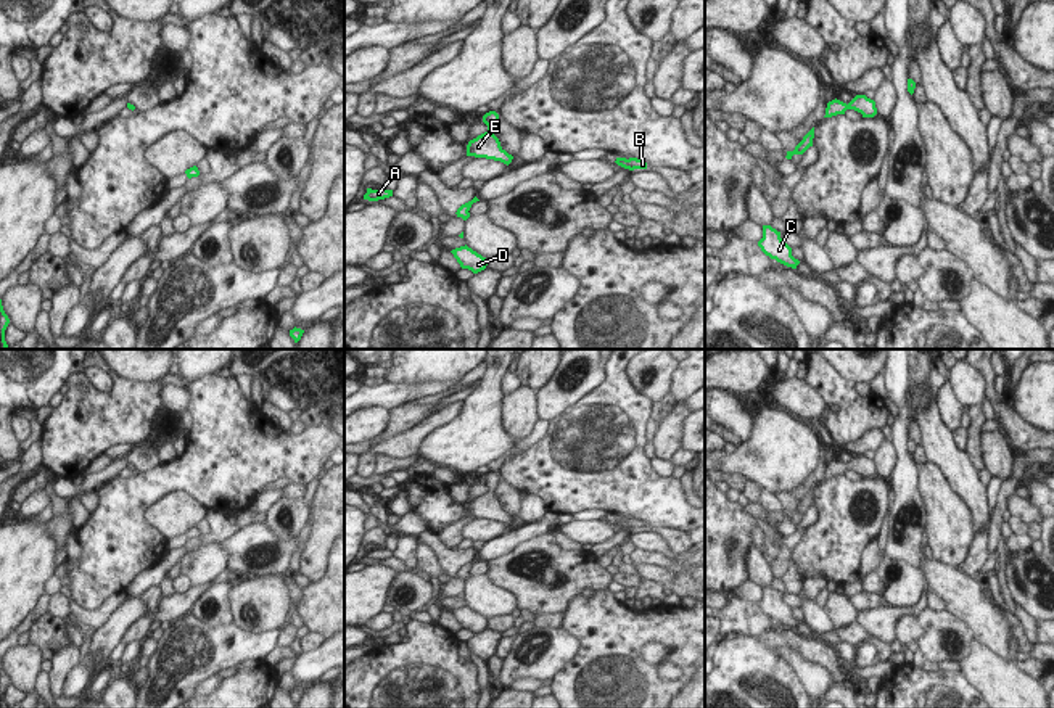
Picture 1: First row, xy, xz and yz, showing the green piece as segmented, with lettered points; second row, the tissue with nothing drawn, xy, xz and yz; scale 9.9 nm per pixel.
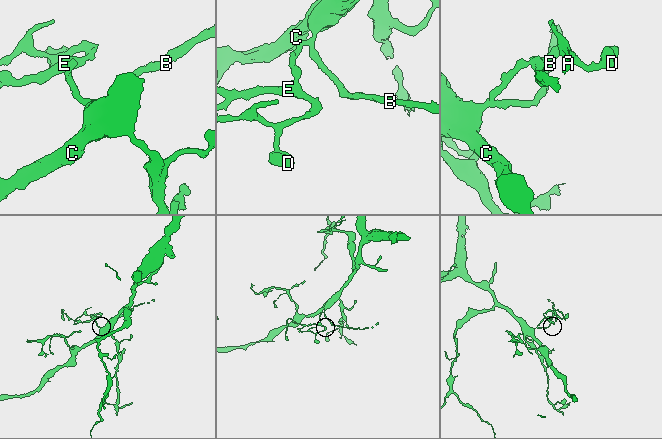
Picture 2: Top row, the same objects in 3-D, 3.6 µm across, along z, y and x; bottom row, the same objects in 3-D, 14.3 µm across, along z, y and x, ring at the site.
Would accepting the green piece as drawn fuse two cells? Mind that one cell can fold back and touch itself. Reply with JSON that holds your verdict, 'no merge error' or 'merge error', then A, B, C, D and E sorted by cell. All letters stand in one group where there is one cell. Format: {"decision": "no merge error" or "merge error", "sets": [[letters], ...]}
{"decision": "no merge error", "sets": [["A", "B", "C", "D", "E"]]}

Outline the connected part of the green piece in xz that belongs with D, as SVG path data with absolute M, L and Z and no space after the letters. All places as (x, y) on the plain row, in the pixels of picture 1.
M460 607L451 611L462 629L468 629L473 634L478 634L486 629L488 620L473 611L471 608Z

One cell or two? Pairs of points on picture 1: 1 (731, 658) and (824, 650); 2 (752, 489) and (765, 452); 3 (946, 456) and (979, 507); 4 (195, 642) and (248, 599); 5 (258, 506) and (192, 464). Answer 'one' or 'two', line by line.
1: one
2: two
3: one
4: two
5: two

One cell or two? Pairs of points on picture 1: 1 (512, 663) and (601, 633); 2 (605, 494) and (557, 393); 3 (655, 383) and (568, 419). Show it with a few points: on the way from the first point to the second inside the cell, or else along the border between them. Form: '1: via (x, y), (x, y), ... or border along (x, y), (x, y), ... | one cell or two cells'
1: border along (560, 626), (578, 642), (578, 650), (555, 673) | two cells
2: border along (596, 386), (549, 422) | two cells
3: border along (625, 366), (628, 380), (652, 403) | two cells

